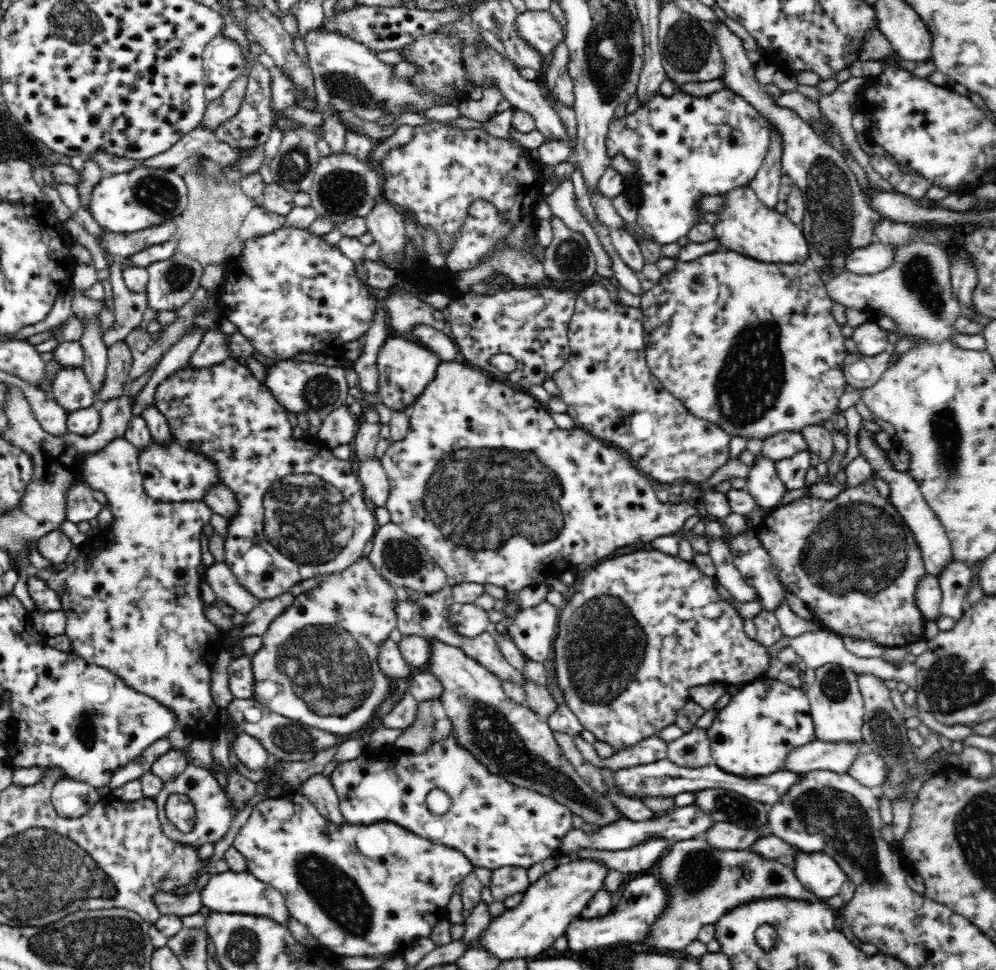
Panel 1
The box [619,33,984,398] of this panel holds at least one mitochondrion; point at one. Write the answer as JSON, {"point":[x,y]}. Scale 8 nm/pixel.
{"point":[829,197]}

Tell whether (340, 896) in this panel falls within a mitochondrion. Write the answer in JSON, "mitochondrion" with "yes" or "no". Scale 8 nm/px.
{"mitochondrion":"yes"}

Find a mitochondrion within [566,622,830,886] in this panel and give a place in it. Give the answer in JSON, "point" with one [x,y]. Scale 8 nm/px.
{"point":[741,811]}

